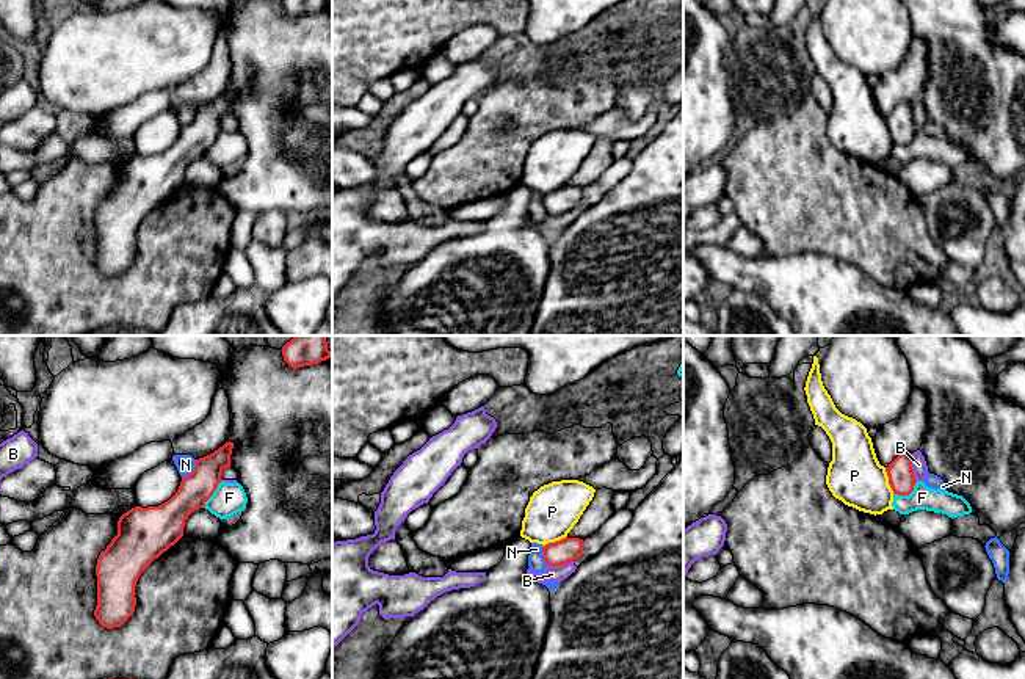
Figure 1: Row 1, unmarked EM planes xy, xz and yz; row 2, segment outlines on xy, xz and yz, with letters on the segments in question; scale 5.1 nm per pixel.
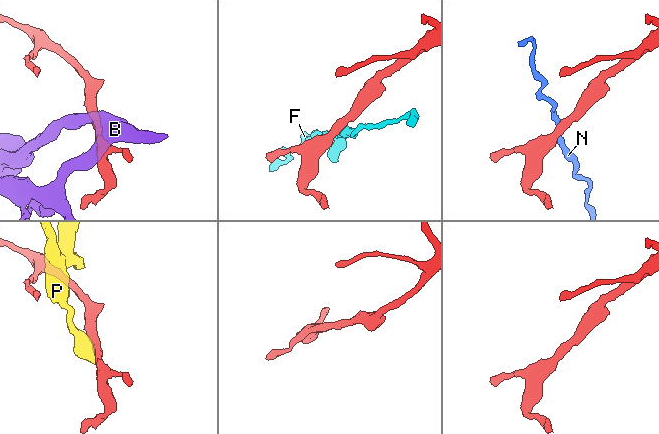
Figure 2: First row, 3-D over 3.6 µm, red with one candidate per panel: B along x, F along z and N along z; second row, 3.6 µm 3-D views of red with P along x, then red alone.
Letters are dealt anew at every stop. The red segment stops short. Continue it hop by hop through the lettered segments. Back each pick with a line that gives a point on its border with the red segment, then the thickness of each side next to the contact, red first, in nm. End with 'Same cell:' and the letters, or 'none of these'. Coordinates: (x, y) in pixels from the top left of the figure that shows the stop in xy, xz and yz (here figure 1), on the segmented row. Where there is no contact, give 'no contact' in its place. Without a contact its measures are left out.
Same cell: none of these

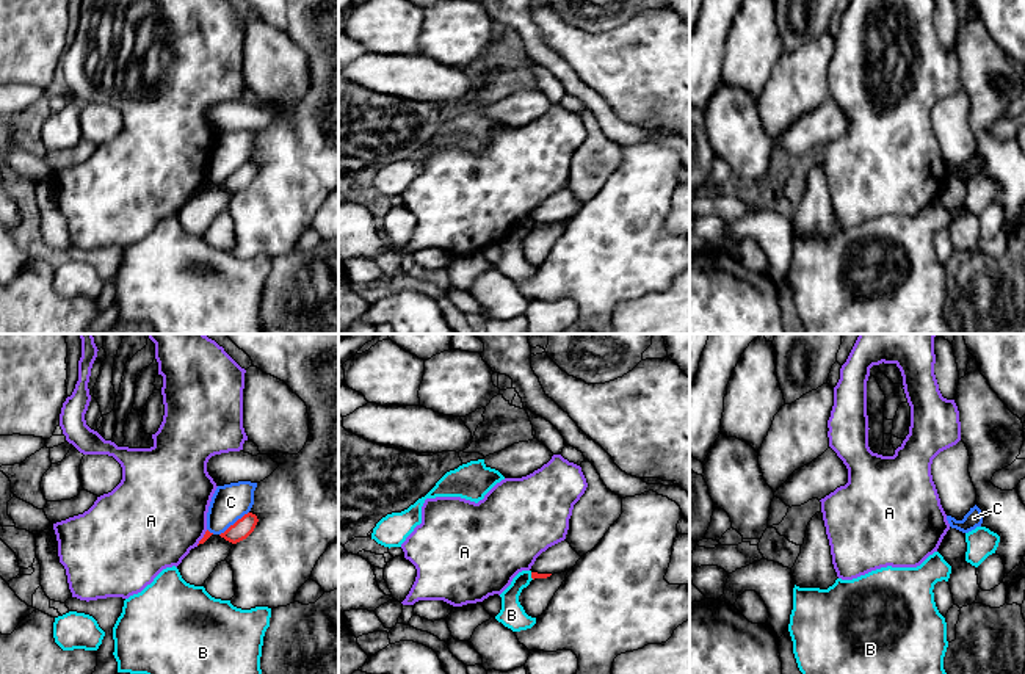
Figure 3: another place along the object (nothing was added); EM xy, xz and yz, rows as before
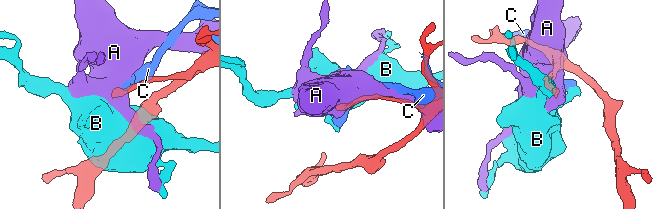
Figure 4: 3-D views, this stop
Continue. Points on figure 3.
Same cell: none of these

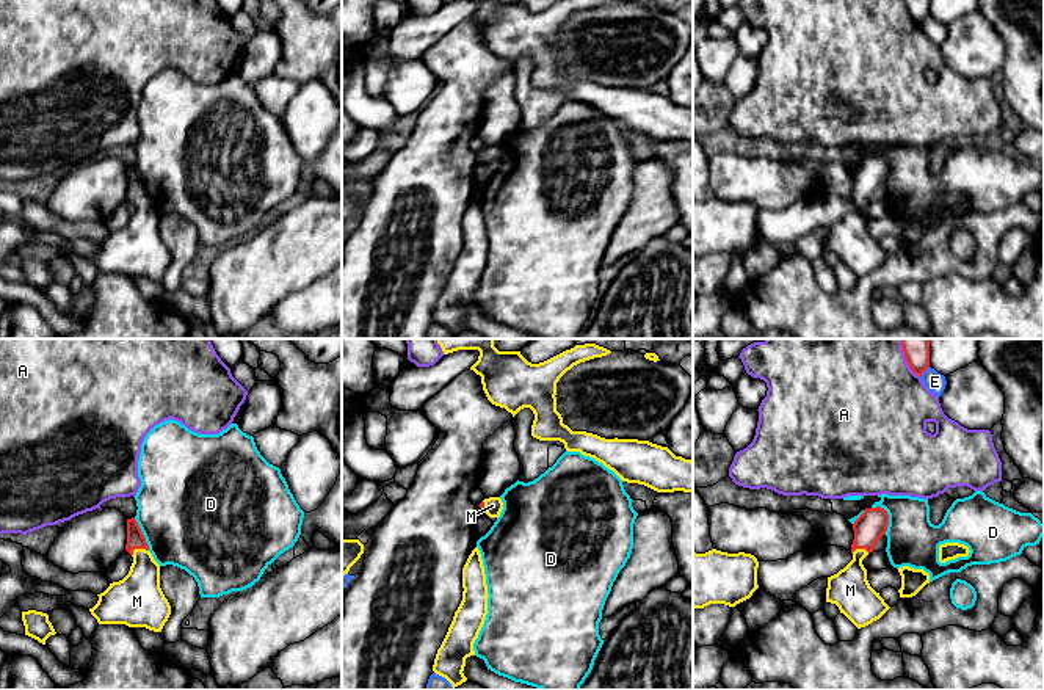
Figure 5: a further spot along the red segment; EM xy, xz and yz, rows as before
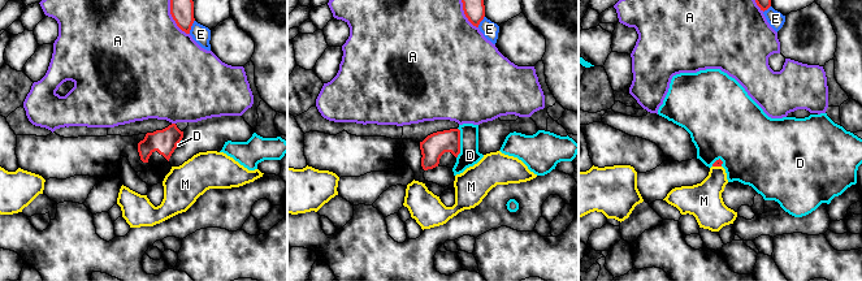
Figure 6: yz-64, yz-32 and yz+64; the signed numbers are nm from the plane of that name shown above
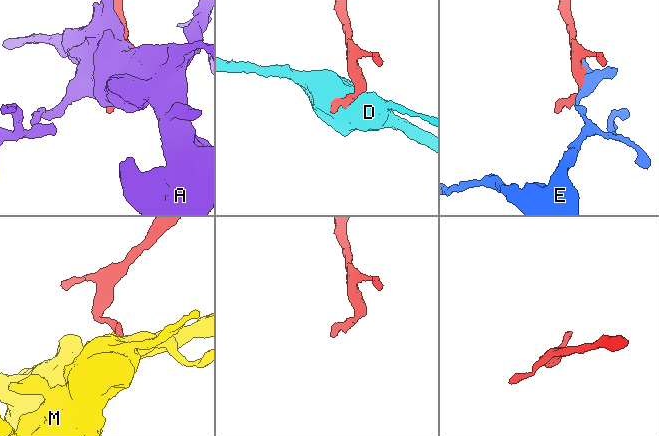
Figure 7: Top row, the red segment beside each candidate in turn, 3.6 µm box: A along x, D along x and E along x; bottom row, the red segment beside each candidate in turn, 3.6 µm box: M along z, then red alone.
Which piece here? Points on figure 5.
M: contact xy (138, 548); calibres 100 and 240 nm
Same cell: M

